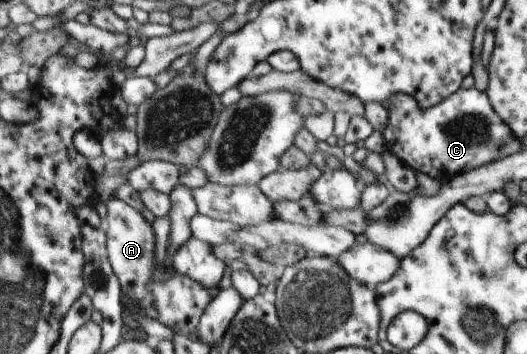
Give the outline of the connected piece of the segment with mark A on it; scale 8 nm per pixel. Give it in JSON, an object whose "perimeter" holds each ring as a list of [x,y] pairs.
{"perimeter":[[[110,197],[104,203],[107,206],[108,253],[110,263],[120,280],[125,299],[134,301],[134,304],[142,315],[157,319],[160,323],[169,327],[174,333],[193,337],[198,330],[199,320],[211,301],[215,299],[219,287],[206,287],[198,281],[192,281],[192,277],[178,273],[172,266],[171,271],[165,265],[154,261],[154,229],[142,217],[142,213],[134,207],[130,207],[124,201]]]}

